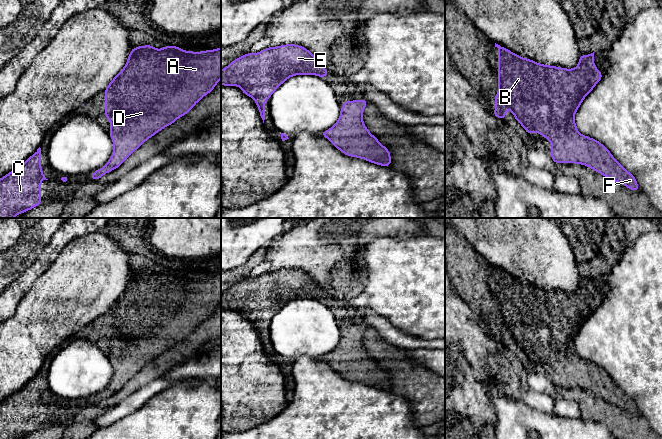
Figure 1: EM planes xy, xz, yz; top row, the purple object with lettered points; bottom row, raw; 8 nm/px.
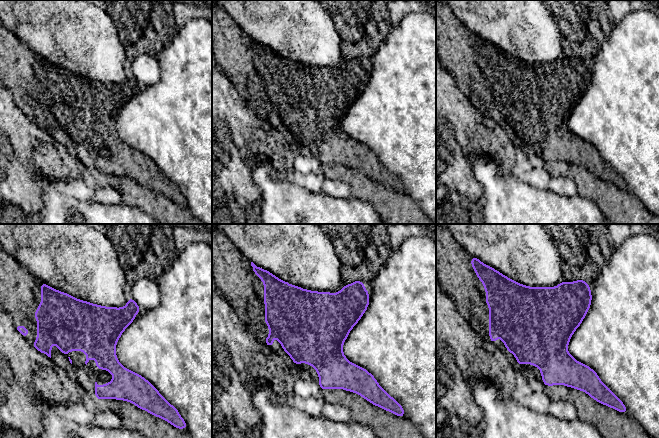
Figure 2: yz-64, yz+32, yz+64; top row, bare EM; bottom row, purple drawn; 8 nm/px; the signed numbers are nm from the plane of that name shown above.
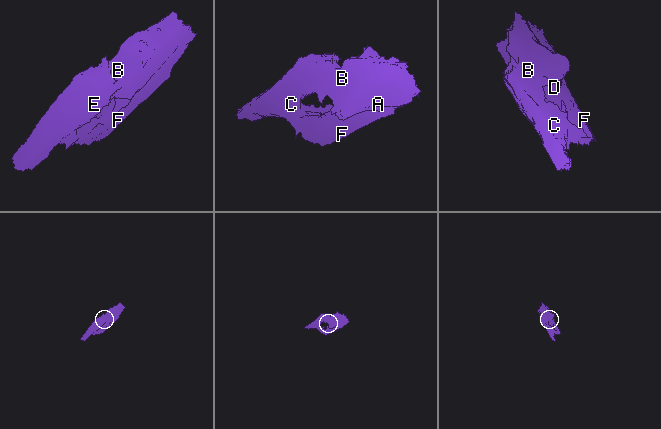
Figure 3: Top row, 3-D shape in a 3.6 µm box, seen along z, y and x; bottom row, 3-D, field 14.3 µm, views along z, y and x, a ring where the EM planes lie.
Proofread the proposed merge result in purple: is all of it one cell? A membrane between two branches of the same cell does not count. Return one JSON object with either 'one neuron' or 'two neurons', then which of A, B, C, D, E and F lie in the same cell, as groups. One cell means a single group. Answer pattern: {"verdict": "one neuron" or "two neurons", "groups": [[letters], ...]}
{"verdict": "one neuron", "groups": [["A", "B", "C", "D", "E", "F"]]}

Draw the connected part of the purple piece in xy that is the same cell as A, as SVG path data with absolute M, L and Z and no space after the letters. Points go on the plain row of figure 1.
M145 269L132 272L126 289L123 293L113 302L109 309L105 312L105 341L111 347L109 359L113 365L114 372L109 385L104 391L92 396L91 404L100 403L105 397L108 398L114 393L117 393L135 374L137 374L146 364L150 363L156 357L164 353L165 351L174 347L178 342L186 339L197 326L199 326L204 320L210 317L221 303L221 271L213 274L204 274L201 276L184 275L180 271L167 269L162 273L155 273L152 269Z

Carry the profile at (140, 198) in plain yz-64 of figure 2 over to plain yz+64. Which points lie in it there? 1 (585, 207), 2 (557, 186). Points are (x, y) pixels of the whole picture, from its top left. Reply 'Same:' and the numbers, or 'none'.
Same: none

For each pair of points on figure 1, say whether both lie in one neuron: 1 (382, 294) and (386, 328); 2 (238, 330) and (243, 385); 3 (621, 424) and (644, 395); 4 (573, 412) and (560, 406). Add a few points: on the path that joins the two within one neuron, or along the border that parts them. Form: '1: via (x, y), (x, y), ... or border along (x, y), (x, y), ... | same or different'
1: border along (378, 314), (385, 317), (404, 332) | different
2: via (238, 344), (238, 357), (243, 362), (243, 371) | same
3: border along (640, 413), (651, 428) | different
4: via (570, 409), (563, 407) | same

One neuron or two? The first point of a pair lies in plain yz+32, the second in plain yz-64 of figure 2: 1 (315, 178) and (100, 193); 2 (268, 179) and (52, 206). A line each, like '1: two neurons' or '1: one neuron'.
1: two neurons
2: one neuron

